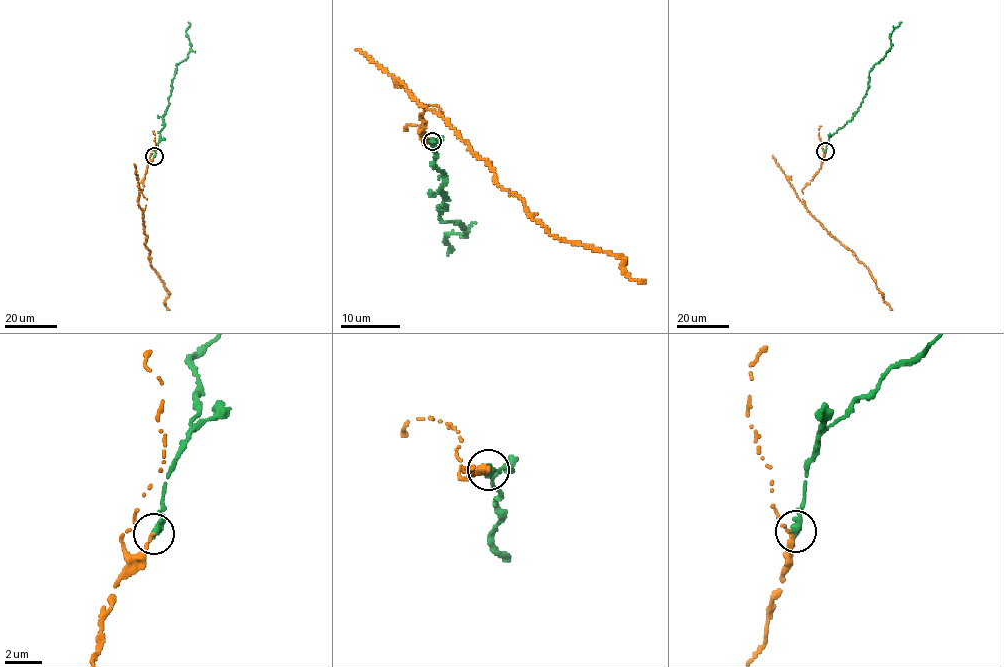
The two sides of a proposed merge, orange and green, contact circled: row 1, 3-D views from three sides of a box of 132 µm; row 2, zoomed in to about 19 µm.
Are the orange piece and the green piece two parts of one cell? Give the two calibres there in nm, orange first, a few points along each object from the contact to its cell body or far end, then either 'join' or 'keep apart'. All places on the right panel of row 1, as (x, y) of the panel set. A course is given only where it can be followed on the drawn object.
calibres 200 and 400 nm; course orange (825, 152), (821, 168), (802, 190), (805, 207), (868, 268), (892, 309); course green (825, 152), (829, 137), (850, 121), (860, 106), (868, 88), (869, 72), (890, 50), (890, 34), (901, 21); join

